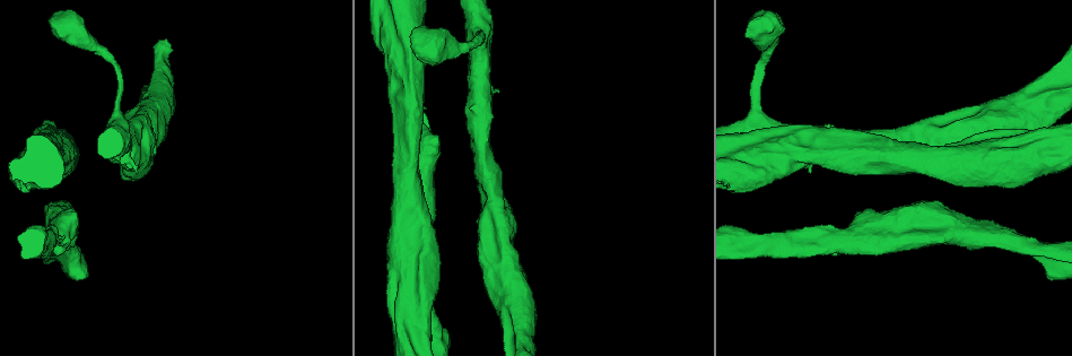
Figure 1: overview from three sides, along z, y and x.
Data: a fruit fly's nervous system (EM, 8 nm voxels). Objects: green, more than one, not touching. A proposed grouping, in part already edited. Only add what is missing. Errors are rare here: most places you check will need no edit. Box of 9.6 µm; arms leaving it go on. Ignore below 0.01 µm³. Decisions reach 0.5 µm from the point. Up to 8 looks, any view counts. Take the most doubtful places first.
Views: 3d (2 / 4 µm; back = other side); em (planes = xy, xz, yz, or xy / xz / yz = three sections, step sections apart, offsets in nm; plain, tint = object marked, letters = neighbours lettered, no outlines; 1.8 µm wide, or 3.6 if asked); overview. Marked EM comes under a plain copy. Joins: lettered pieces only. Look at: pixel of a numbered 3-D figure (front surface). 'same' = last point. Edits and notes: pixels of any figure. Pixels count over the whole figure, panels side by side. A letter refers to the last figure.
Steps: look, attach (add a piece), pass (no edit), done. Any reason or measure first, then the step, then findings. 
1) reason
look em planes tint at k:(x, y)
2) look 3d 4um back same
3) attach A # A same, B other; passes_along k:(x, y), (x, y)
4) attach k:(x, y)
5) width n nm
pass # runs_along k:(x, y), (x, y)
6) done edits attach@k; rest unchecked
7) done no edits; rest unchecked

look em yz step 16 letters at 1:(138, 172)

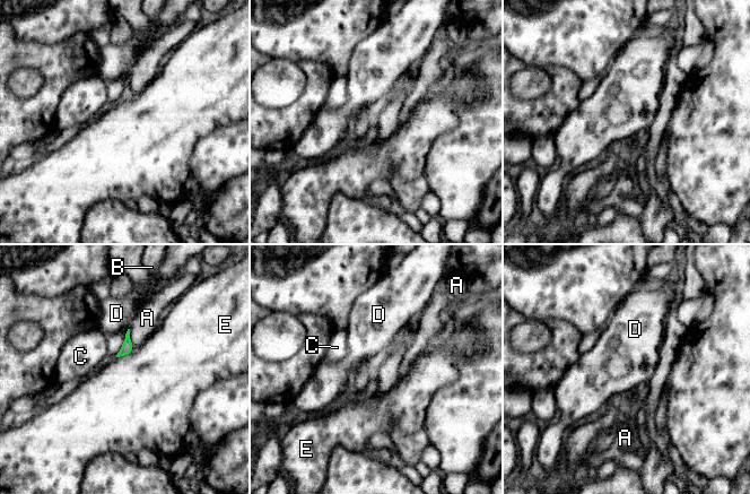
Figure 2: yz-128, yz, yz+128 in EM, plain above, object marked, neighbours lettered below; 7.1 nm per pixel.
longest_contact A 160 nm
pass # A other, B other, C other, D other, E other; border 2:(129, 328), (133, 348); no lettered piece goes on from it

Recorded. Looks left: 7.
thick end
look 3d 4um at 1:(431, 229)

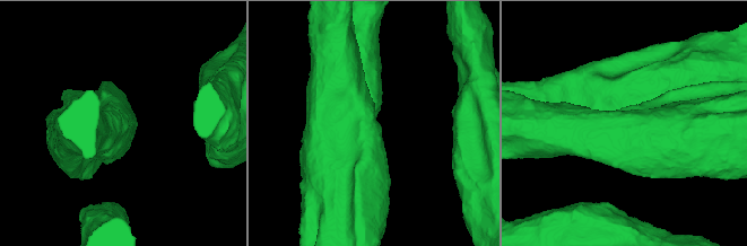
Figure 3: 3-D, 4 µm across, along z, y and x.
need the tissue
look em 3.6um xy step 4 tint at 3:(372, 122)

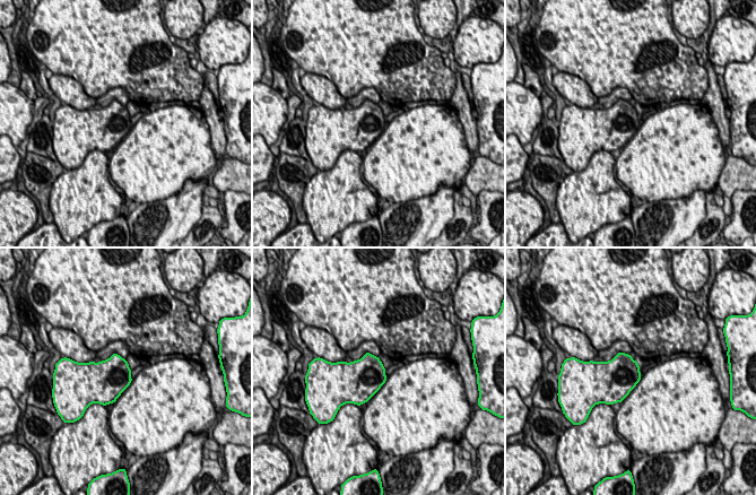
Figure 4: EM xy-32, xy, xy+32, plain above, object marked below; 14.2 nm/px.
another direction
look em 3.6um planes letters same

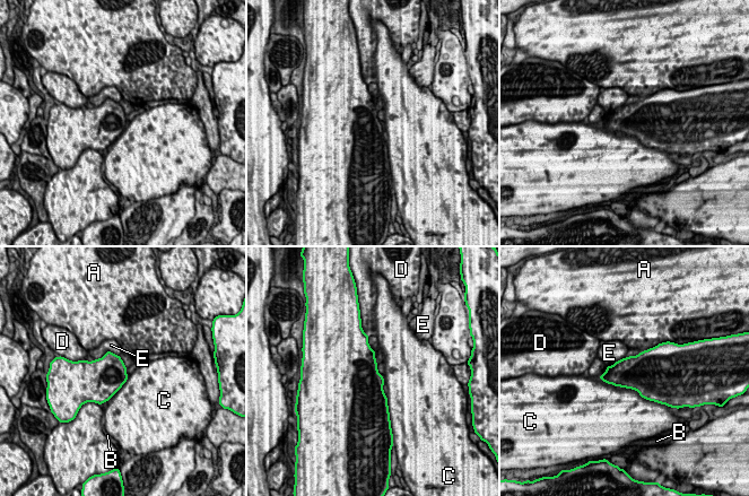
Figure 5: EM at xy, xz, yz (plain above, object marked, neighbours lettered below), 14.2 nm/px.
pass # A other, B other, C other, D other, E other; border 5:(598, 377), (632, 388), (653, 401); none of them fits

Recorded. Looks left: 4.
touches itself
look em planes tint at 1:(493, 208)

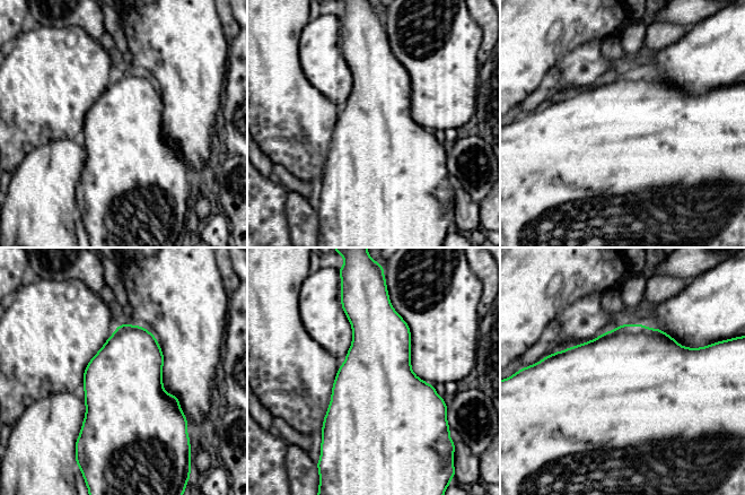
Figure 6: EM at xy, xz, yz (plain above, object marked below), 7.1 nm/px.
see the neighbours
look em planes letters same

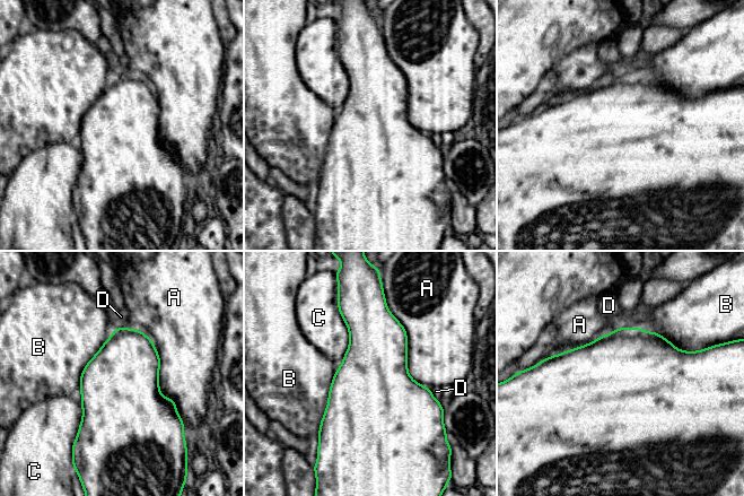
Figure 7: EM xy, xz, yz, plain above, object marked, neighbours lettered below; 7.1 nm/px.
pass # A other, B other, C other, D other; border 7:(632, 327), (697, 351); no lettered piece goes on from it

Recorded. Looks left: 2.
done no edits; rest unchecked

